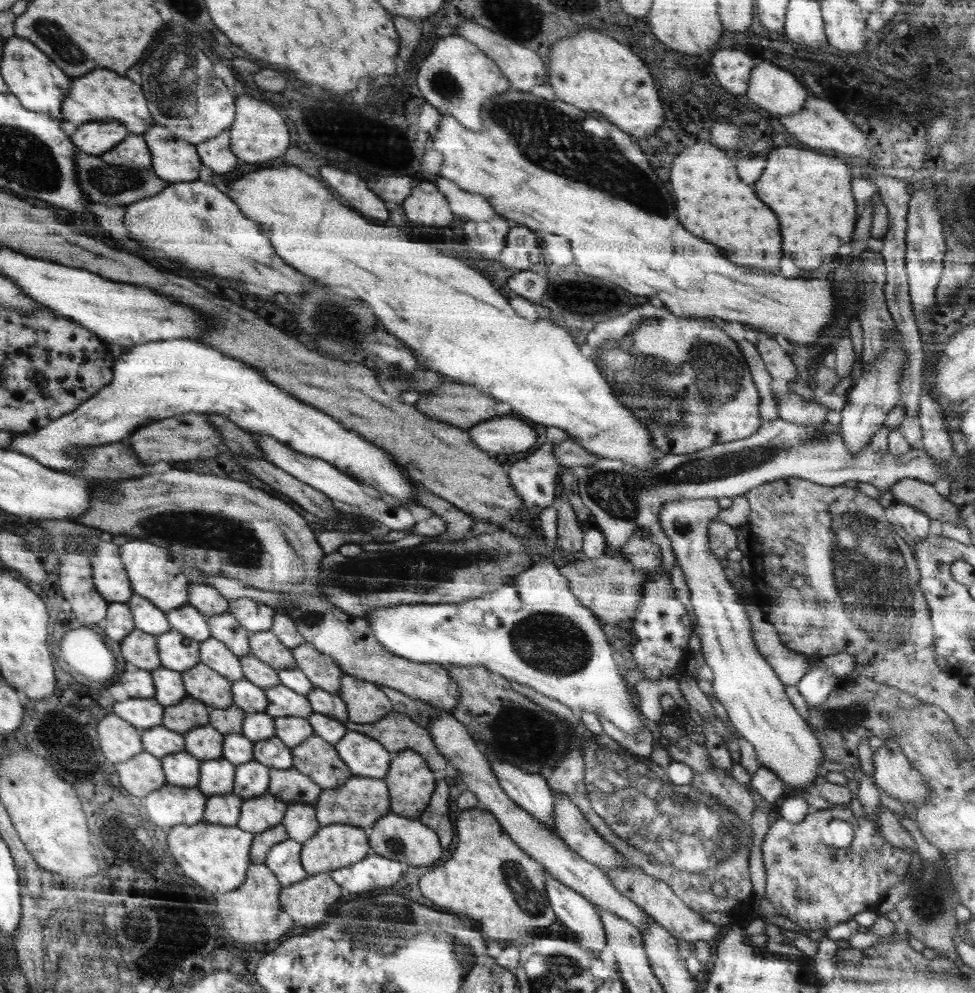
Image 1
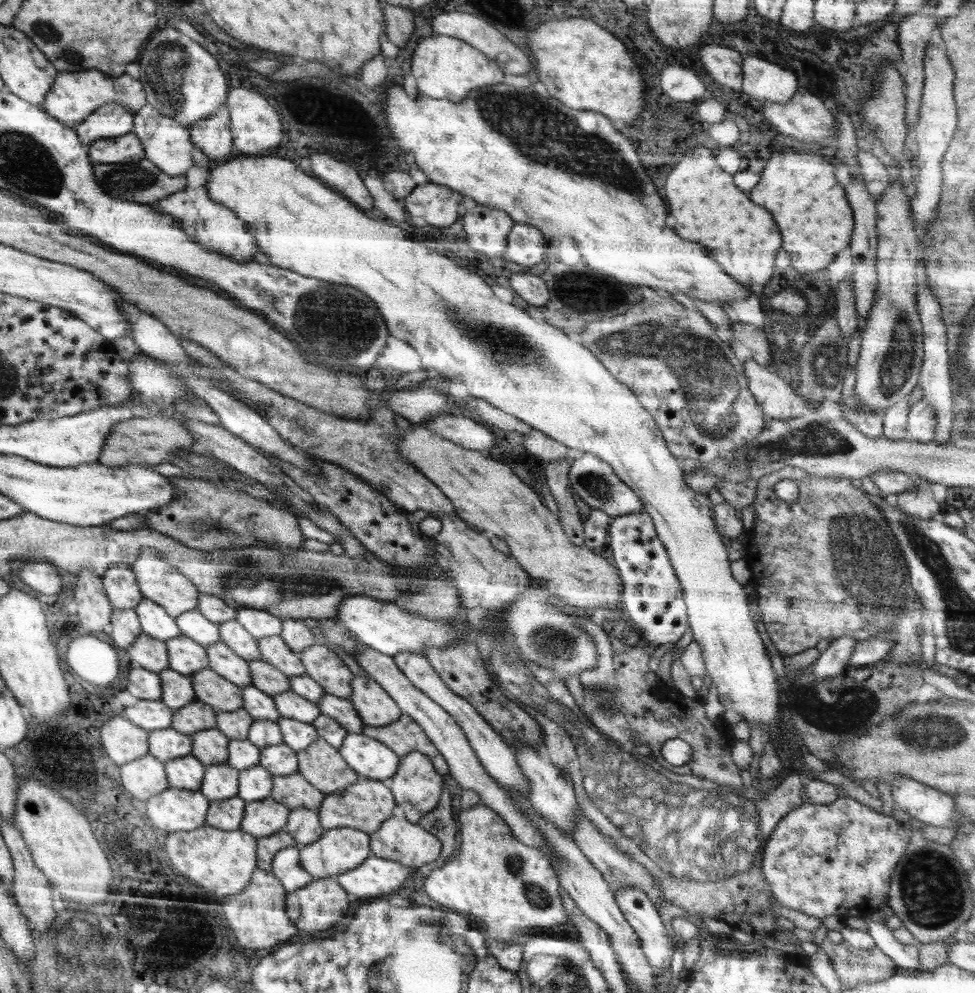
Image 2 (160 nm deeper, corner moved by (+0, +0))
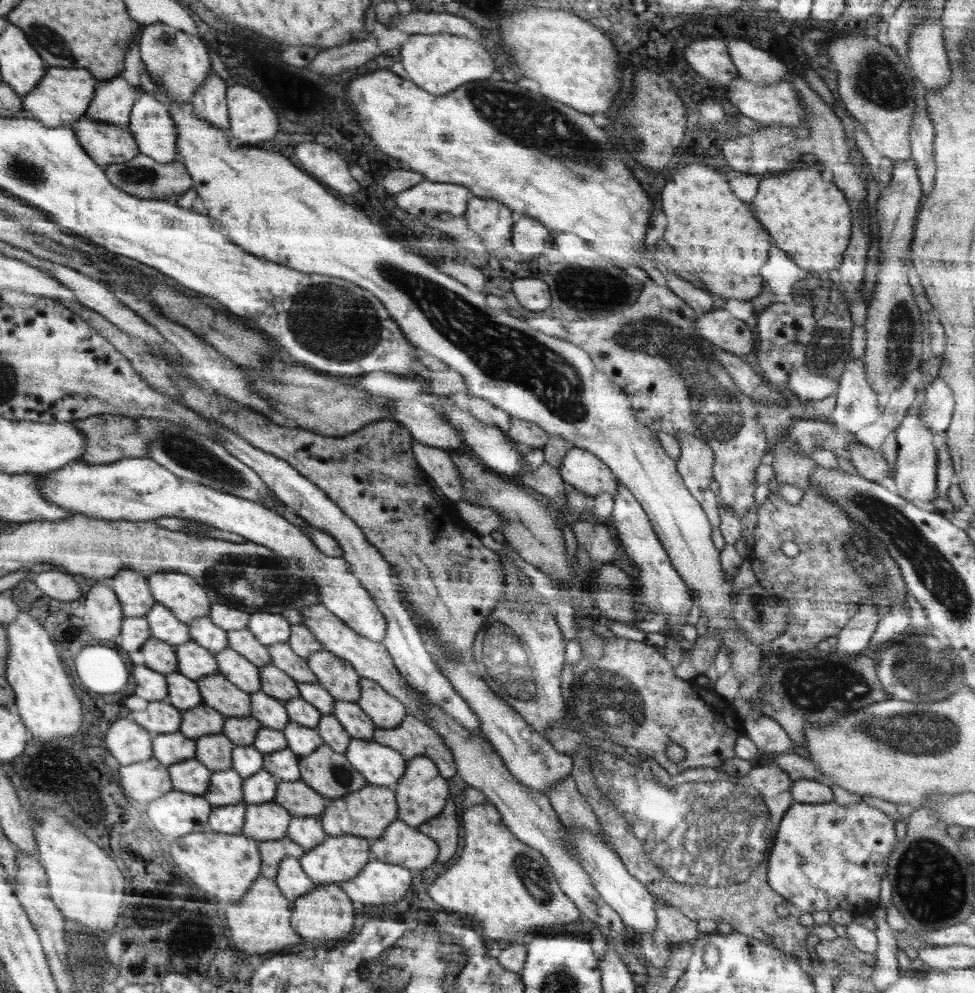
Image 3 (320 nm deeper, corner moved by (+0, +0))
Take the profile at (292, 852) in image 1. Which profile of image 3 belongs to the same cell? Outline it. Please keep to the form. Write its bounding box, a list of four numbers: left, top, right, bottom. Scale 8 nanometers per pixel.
[275,856,316,902]

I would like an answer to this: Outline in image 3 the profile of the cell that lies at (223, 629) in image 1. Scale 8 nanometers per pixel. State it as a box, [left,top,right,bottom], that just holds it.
[228,630,272,668]

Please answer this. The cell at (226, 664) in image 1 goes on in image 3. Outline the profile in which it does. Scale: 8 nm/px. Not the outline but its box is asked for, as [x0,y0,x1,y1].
[216,647,261,694]

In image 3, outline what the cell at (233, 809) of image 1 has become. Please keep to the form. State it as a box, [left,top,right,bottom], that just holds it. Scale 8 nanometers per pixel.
[207,802,247,834]

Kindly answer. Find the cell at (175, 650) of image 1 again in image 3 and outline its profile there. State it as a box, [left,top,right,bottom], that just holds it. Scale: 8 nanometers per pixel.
[176,640,220,681]

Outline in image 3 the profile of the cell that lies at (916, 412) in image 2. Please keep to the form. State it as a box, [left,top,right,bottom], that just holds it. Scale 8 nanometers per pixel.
[919,376,955,432]

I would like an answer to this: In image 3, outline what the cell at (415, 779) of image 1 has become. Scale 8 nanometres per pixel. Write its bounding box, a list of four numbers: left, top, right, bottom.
[394,755,450,828]

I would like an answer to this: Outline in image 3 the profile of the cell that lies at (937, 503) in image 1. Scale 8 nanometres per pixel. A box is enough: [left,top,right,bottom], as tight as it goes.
[849,445,893,481]

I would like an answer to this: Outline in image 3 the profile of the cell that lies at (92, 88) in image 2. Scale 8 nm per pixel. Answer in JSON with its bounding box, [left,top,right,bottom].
[22,68,99,127]

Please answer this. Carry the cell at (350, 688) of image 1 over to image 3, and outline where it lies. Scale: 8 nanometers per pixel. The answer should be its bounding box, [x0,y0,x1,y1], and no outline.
[356,677,408,728]

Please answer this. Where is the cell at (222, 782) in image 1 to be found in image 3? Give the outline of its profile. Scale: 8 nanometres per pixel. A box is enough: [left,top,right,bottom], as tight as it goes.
[203,768,244,806]

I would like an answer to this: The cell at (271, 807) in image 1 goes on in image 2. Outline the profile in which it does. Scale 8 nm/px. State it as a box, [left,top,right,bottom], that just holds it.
[241,796,289,839]

